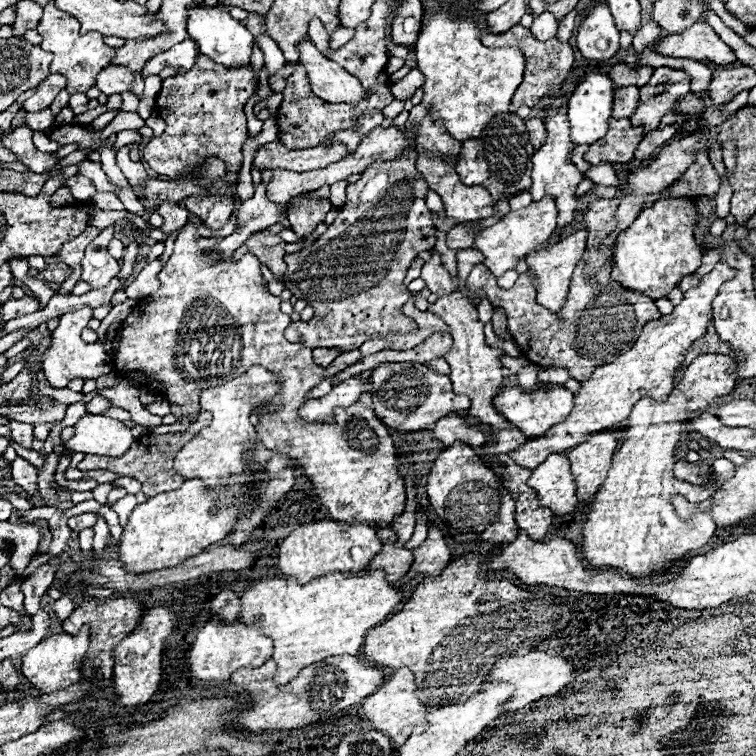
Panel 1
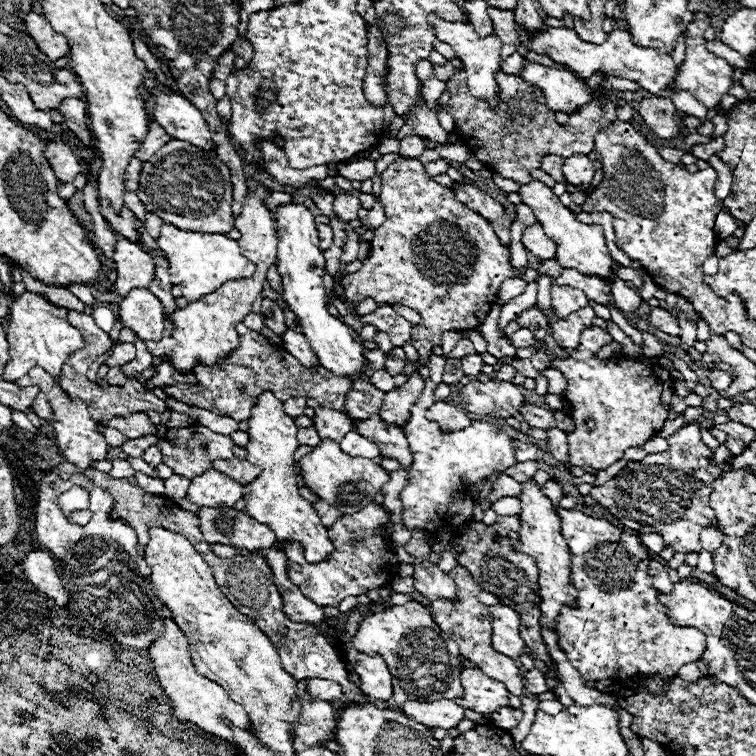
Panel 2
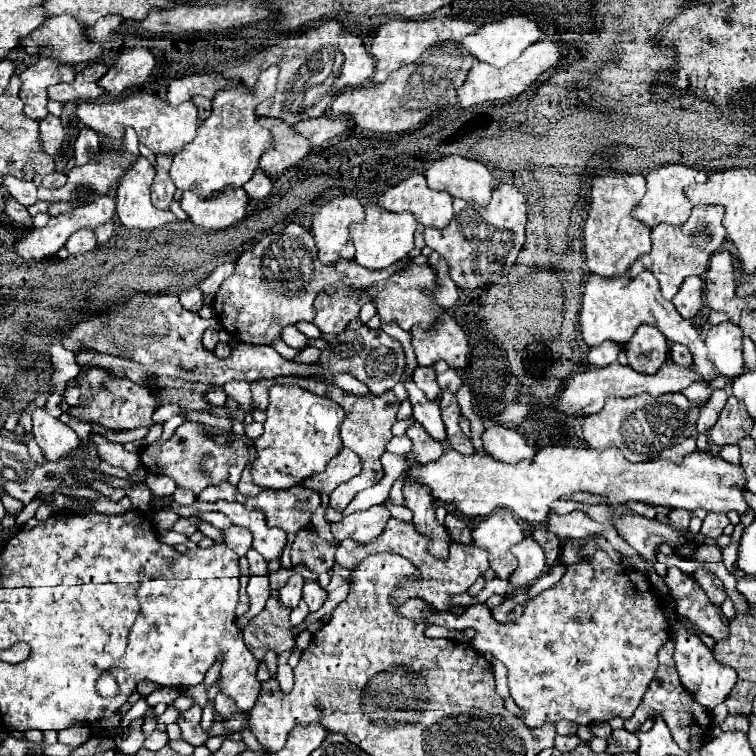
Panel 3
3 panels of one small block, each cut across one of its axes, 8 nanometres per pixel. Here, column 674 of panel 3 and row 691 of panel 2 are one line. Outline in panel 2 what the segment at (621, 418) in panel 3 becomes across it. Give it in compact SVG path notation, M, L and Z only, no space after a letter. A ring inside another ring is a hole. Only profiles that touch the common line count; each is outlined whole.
M416 600L366 616L358 624L352 644L358 652L380 654L386 660L390 672L396 676L392 678L396 706L402 706L406 700L454 700L462 696L462 658L458 646L440 632L430 610L420 606Z

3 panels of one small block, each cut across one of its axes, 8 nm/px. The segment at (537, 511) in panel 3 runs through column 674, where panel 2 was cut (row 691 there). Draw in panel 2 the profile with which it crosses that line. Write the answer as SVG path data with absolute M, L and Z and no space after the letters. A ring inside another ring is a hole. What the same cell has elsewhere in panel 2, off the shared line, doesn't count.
M464 668L460 674L464 696L456 700L462 708L470 708L478 714L492 714L502 706L508 706L508 690L500 680L486 676L478 668Z

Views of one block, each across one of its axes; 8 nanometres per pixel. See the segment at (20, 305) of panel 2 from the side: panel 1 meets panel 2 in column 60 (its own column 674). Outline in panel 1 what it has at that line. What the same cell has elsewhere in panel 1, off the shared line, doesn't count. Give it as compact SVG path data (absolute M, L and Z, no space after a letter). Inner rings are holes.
M718 262L710 274L700 278L696 288L690 288L688 292L684 292L682 302L674 306L674 310L668 316L662 316L660 320L648 322L644 326L642 336L636 340L630 352L622 354L612 364L596 368L592 376L582 382L580 390L574 394L574 410L566 420L552 426L544 436L528 440L524 446L512 450L508 456L516 464L534 470L550 454L566 452L578 446L578 442L584 442L586 434L608 430L618 422L626 420L630 416L632 406L638 404L638 400L642 400L642 394L646 394L646 398L652 398L656 402L660 400L664 402L672 392L672 372L676 372L678 364L682 364L684 350L690 348L694 340L704 336L706 326L712 320L710 304L718 294L718 288L730 278L734 278L732 268L724 262Z

